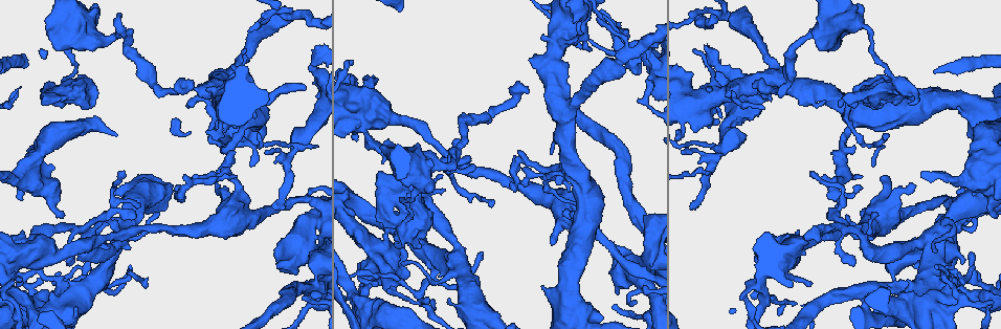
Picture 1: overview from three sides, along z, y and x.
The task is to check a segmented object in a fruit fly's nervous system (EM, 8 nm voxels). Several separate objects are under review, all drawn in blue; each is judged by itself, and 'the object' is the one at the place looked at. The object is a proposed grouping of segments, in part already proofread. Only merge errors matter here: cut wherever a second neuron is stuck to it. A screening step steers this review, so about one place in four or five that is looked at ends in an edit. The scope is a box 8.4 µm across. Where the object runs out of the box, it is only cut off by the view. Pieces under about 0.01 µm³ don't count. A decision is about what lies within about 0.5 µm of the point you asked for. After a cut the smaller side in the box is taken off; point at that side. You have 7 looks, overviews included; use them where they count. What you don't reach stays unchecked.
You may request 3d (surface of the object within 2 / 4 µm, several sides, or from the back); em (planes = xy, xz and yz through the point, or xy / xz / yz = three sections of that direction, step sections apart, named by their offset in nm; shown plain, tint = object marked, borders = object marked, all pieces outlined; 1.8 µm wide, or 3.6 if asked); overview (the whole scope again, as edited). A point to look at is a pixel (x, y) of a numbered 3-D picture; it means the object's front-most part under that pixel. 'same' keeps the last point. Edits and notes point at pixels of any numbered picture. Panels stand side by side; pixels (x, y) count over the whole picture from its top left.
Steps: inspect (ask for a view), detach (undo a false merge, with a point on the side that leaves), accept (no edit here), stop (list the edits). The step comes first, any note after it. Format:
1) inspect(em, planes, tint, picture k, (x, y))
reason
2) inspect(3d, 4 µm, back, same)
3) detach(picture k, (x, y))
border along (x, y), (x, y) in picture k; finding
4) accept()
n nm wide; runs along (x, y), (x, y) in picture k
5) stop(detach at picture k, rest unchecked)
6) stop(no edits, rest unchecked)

inspect(3d, 4 µm, picture 1, (359, 120))
sharp bend

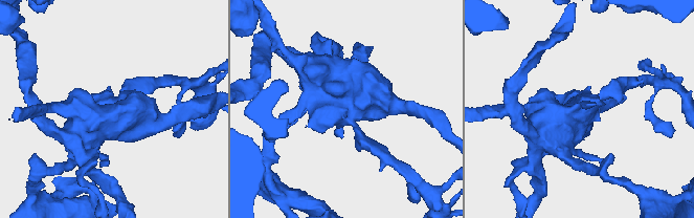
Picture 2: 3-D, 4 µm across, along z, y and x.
inspect(em, planes, plain, picture 2, (346, 109))
shape alone is not enough

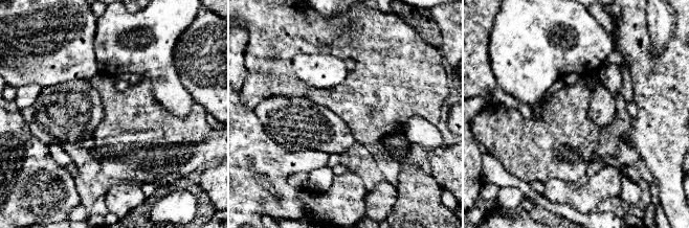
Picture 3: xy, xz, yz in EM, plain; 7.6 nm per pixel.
inspect(em, planes, tint, same)
with the object marked

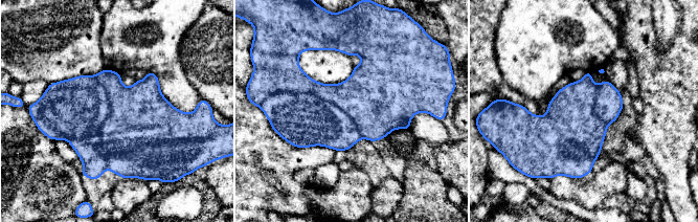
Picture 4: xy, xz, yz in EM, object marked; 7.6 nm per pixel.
detach(picture 4, (131, 138))
border along (95, 75), (106, 167) in picture 4; a second neuron is stuck on

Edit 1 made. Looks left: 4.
inspect(em, 3.6 µm, planes, tint, picture 1, (31, 178))
a narrow waist

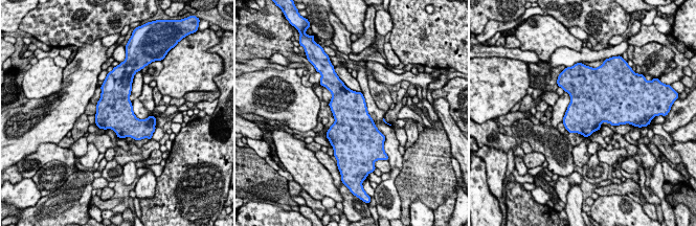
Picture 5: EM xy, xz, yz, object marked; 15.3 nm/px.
accept()
all the same neuron

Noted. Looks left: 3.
inspect(em, yz, step 8, tint, picture 1, (721, 14))
abrupt turn

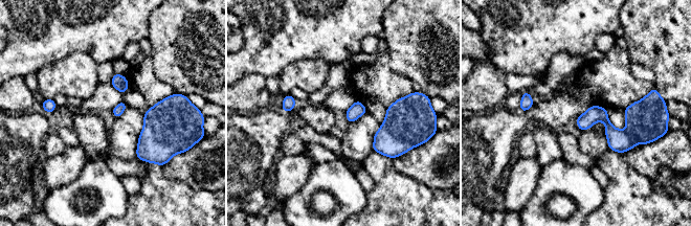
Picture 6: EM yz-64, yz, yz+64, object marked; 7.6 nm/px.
inspect(em, planes, tint, same)

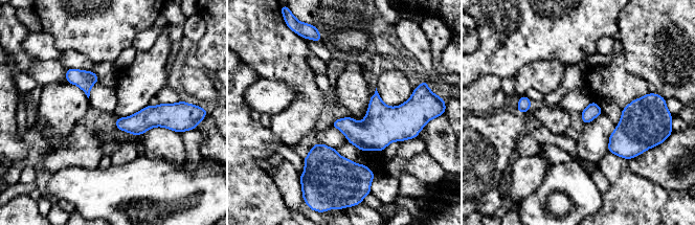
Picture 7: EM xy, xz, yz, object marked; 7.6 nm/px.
accept()
all the same neuron

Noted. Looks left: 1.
stop(detach at picture 4, rest unchecked)

